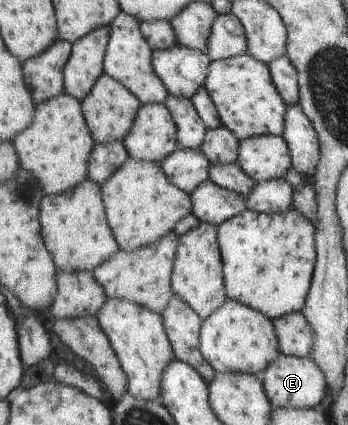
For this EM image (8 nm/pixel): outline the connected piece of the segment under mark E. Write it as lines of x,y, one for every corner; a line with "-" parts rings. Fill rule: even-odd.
279,354
260,376
270,403
283,409
311,409
322,408
327,393
327,385
323,371
309,357
300,358

